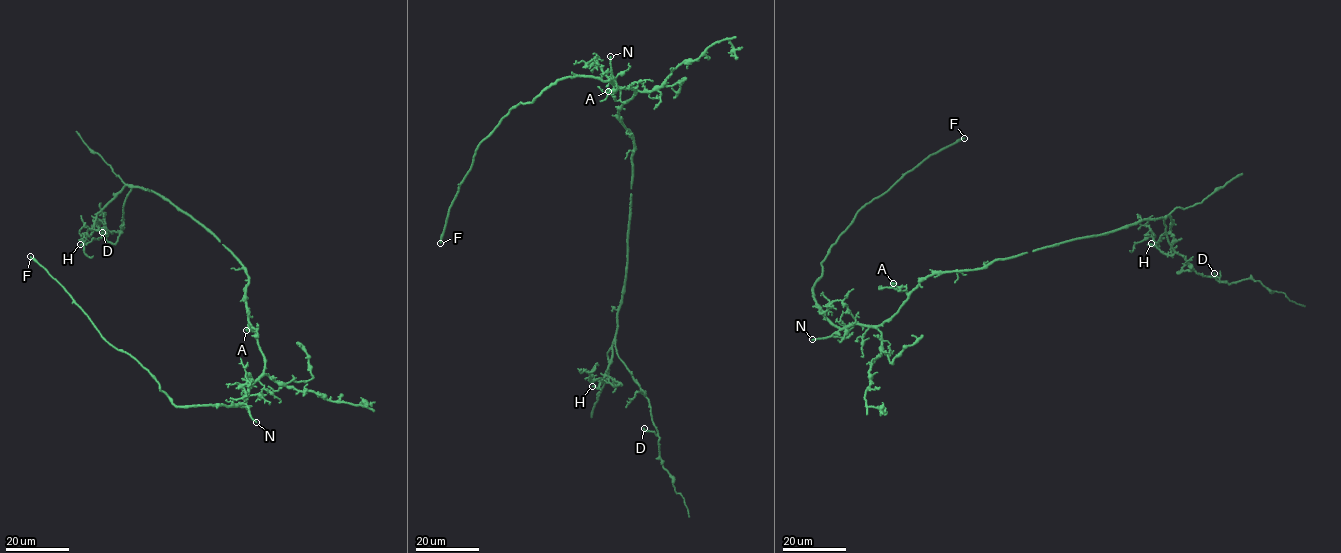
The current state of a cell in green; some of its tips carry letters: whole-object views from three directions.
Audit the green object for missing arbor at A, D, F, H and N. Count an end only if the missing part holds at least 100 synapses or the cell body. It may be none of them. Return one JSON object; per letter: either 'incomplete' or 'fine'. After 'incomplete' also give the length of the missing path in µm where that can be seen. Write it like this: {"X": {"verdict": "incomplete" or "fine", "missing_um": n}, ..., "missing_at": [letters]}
{"A": {"verdict": "fine"}, "D": {"verdict": "fine"}, "F": {"verdict": "incomplete", "missing_um": 150}, "H": {"verdict": "fine"}, "N": {"verdict": "incomplete", "missing_um": 100}, "missing_at": ["F", "N"]}

